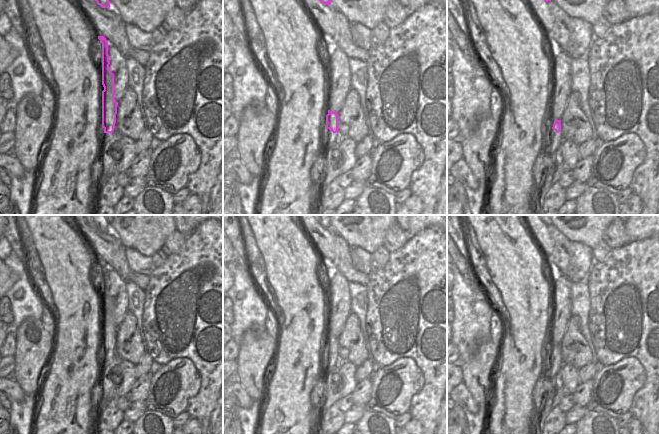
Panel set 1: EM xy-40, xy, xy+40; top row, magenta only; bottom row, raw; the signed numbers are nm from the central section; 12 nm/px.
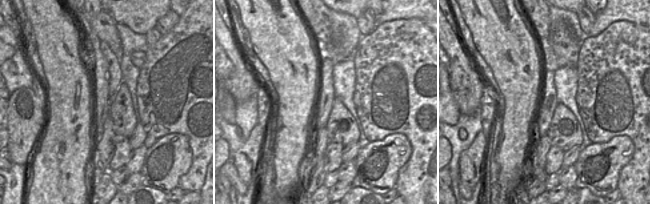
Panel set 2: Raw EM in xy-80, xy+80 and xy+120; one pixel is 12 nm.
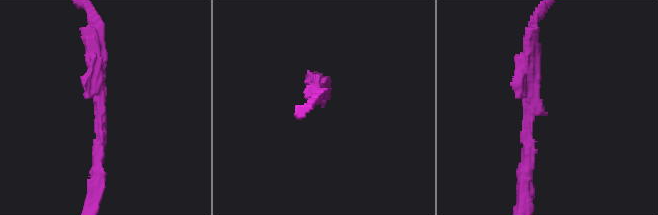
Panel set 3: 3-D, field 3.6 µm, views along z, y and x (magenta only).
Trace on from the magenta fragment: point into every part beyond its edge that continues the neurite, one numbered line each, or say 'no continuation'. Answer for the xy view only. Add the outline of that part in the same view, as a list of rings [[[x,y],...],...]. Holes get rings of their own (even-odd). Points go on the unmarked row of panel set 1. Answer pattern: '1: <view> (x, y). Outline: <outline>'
no continuation.

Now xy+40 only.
no continuation.

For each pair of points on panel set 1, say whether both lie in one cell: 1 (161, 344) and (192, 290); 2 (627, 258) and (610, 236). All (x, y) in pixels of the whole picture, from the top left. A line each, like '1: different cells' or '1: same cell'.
1: same cell
2: different cells

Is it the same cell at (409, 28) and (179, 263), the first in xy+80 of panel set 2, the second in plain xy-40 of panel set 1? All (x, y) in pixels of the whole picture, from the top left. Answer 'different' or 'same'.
same

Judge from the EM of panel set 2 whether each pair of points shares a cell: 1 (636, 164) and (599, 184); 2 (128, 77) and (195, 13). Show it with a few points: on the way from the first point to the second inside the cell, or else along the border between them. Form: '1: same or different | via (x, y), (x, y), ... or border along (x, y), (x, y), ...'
1: different | border along (632, 153), (629, 161), (620, 171), (616, 188)
2: different | border along (140, 69), (135, 92)

